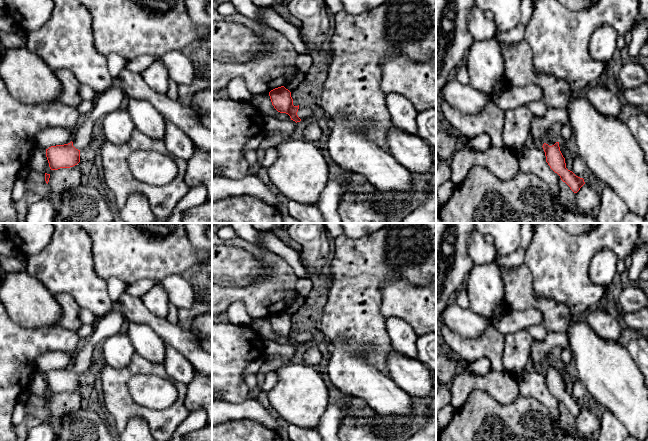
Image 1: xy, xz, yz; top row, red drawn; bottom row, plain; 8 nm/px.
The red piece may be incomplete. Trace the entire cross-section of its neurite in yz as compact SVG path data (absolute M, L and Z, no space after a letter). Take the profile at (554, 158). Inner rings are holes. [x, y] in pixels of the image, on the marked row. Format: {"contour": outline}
{"contour": "M548 135L542 147L545 152L546 162L550 168L560 176L561 180L565 182L574 193L577 193L585 184L584 179L576 176L572 171L566 168L565 158L560 151L559 142L551 139Z"}

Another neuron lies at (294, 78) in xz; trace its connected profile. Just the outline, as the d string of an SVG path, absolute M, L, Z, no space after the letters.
M292 68L285 75L284 87L290 92L298 88L299 86L305 85L308 80L308 73L302 72L298 68Z

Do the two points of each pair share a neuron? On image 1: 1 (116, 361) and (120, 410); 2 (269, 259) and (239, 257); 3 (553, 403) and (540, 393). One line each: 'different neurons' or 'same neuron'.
1: different neurons
2: different neurons
3: same neuron

